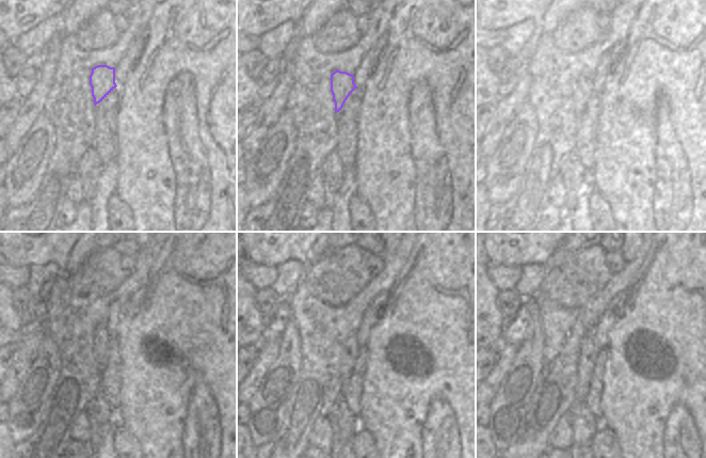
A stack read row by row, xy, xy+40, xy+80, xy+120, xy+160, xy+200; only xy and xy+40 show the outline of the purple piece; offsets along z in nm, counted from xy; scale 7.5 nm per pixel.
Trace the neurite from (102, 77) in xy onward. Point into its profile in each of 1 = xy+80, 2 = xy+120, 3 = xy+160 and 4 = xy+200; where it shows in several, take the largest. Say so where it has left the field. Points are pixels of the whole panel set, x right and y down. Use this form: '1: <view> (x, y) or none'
1: xy+80 (583, 88)
2: xy+120 (101, 335)
3: xy+160 (350, 351)
4: xy+200 (589, 349)

